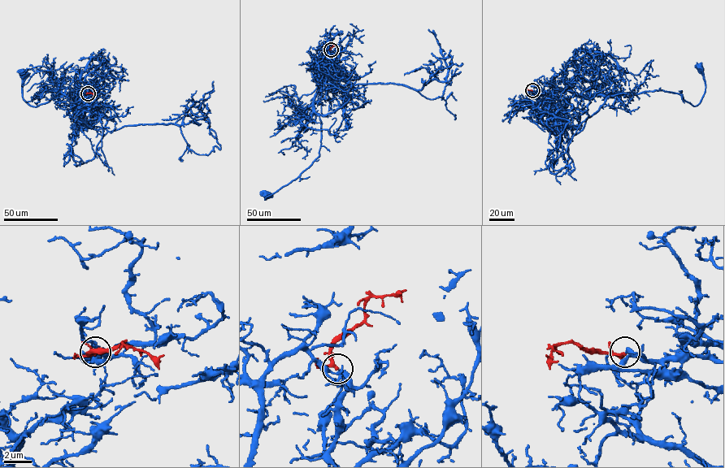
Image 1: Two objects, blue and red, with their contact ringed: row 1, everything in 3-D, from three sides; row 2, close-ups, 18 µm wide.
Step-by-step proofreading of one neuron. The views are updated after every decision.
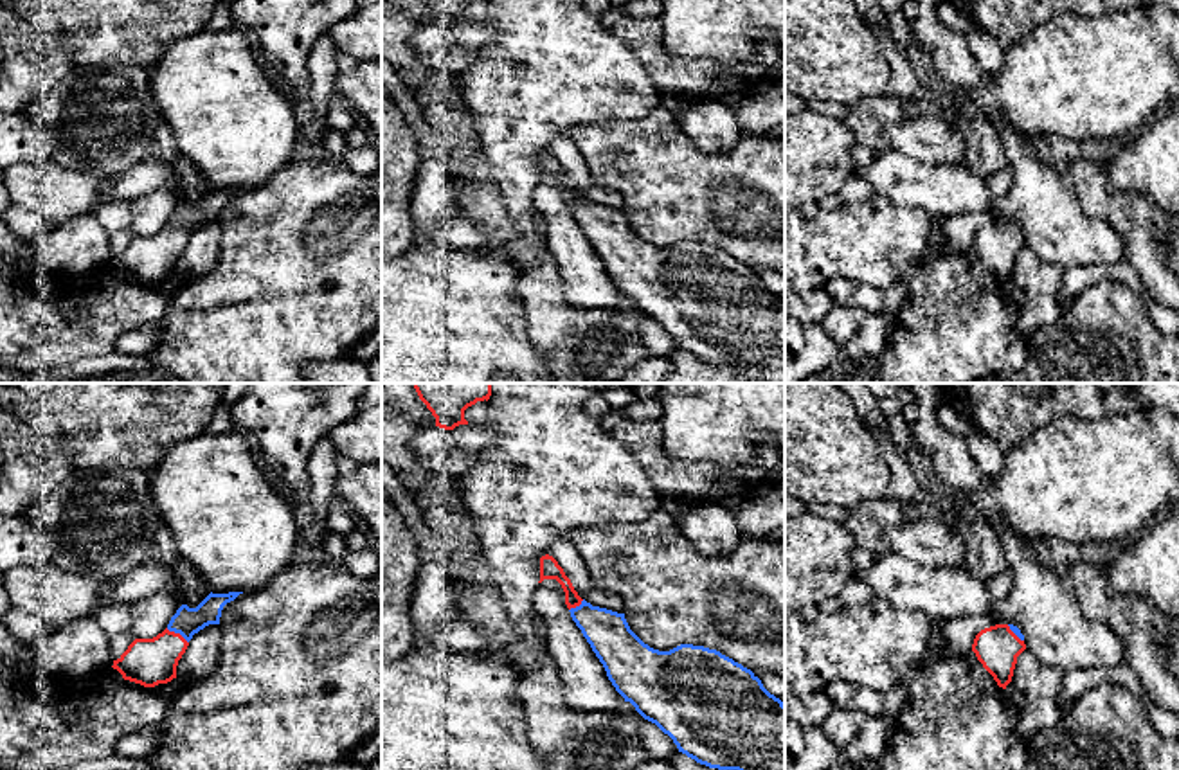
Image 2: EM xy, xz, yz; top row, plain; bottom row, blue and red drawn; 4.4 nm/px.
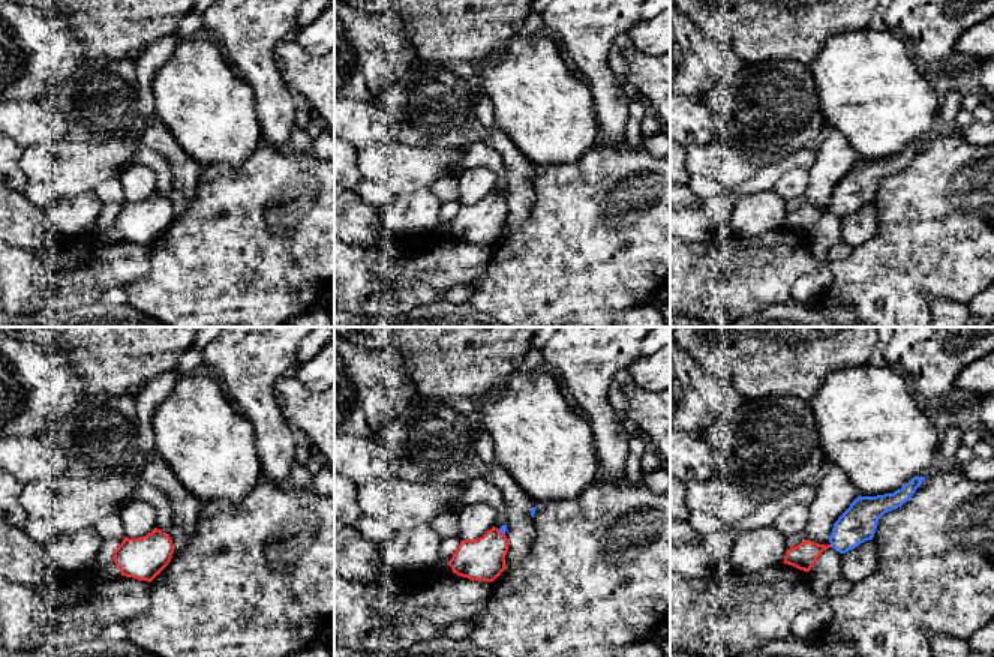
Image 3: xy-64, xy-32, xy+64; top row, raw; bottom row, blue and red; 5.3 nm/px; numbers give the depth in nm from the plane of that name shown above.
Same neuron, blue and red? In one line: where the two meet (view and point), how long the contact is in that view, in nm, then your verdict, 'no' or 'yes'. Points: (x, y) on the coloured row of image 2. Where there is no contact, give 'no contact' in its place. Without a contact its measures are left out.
xy (177, 632) | 120 nm | yes

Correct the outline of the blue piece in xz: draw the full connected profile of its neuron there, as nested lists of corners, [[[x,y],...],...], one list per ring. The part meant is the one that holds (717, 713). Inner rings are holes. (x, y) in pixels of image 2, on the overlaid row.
[[[540,558],[540,581],[556,579],[565,604],[616,691],[677,745],[679,752],[718,770],[785,770],[785,703],[742,664],[704,646],[680,644],[659,651],[644,644],[625,613],[592,606],[578,595],[558,561]]]

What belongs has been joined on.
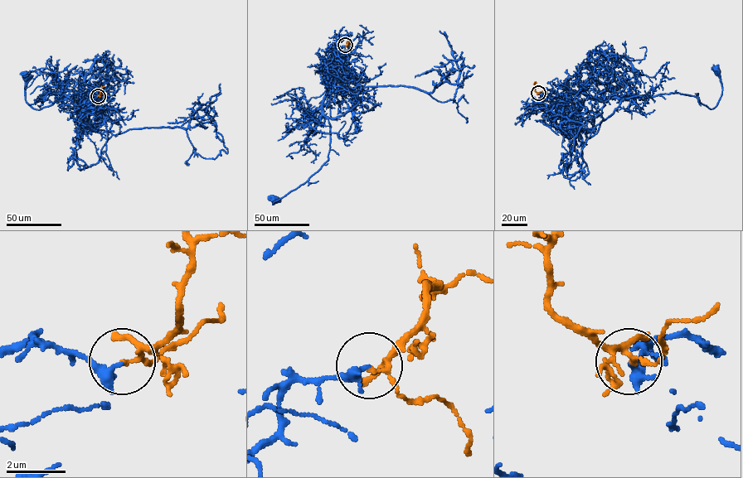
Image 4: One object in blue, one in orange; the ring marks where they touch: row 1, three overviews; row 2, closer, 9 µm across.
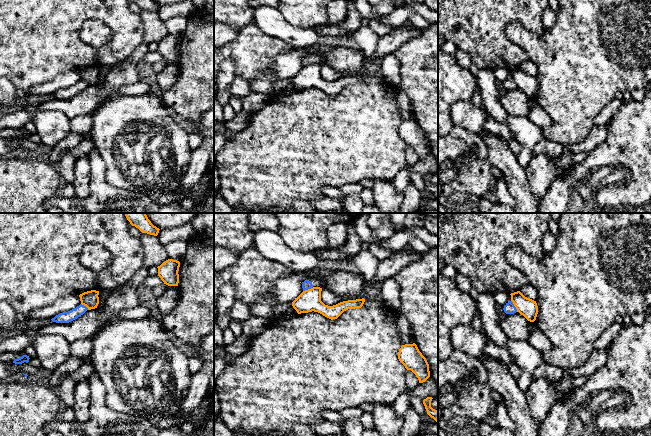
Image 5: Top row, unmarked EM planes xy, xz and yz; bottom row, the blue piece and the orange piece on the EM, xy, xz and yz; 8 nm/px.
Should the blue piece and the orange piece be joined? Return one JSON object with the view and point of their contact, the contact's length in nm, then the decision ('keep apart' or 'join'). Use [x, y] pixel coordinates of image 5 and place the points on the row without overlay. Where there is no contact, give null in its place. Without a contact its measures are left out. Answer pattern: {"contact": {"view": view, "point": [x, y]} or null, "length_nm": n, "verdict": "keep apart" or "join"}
{"contact": {"view": "yz", "point": [514, 82]}, "length_nm": 110, "verdict": "keep apart"}

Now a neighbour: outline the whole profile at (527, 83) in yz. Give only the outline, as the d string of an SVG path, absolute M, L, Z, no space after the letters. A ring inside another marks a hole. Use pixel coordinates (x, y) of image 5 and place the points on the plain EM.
M520 67L511 69L511 77L521 91L528 97L534 98L538 90L536 77L525 73Z

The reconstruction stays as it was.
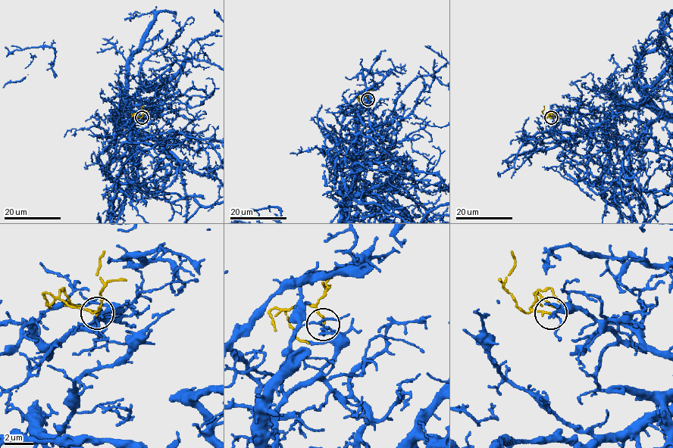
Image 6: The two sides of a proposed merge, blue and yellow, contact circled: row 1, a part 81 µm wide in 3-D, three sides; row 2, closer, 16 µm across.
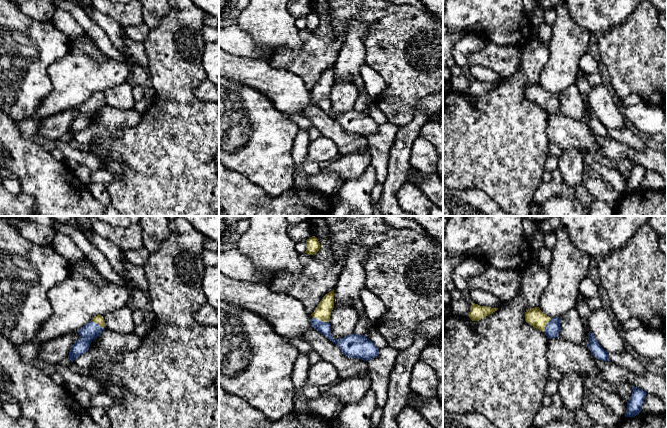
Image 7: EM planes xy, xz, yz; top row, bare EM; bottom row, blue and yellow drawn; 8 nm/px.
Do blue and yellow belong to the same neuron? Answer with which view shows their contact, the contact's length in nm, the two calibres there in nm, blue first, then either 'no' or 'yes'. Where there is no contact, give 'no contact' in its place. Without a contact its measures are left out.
contact in xz; length 140 nm; calibres 100 and 130 nm; yes

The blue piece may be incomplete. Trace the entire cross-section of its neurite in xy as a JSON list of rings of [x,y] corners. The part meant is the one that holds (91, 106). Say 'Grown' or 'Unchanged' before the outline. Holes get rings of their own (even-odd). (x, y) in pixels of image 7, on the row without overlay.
Grown. [[[94,92],[89,99],[77,108],[80,115],[76,116],[72,121],[68,134],[73,138],[78,132],[87,128],[92,116],[97,114],[105,104],[103,92]]]

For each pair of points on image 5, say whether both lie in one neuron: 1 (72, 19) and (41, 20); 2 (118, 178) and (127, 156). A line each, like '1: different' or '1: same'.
1: same
2: same

